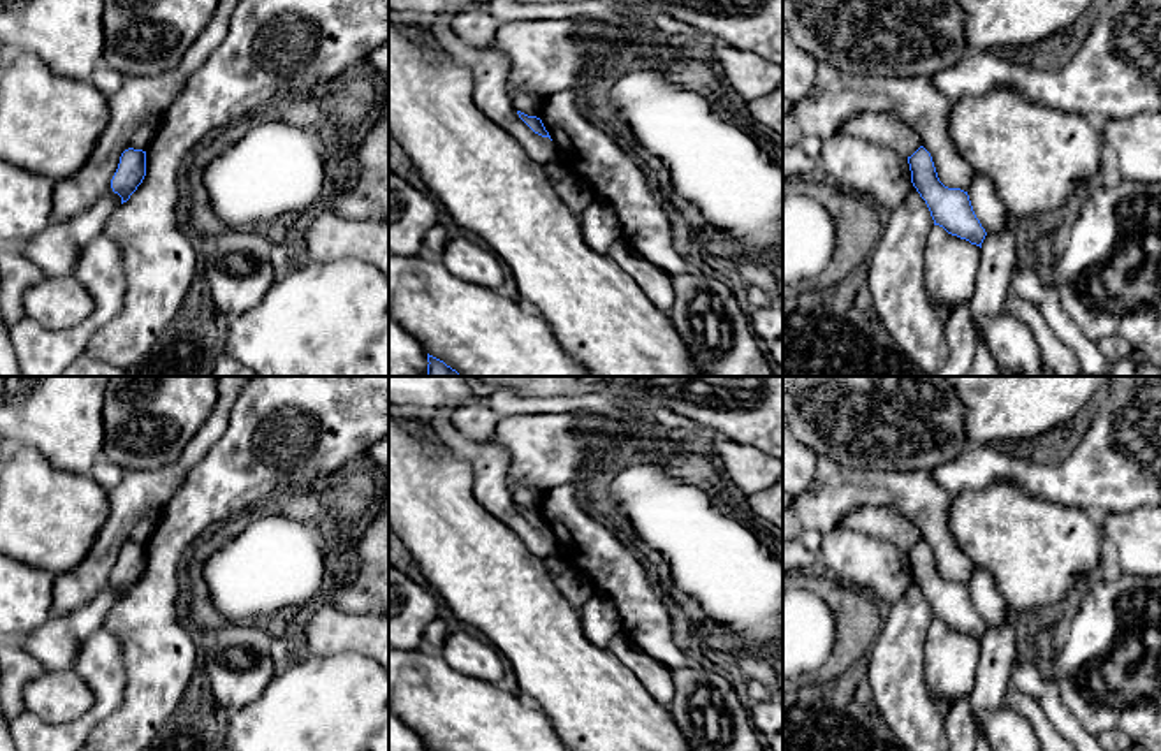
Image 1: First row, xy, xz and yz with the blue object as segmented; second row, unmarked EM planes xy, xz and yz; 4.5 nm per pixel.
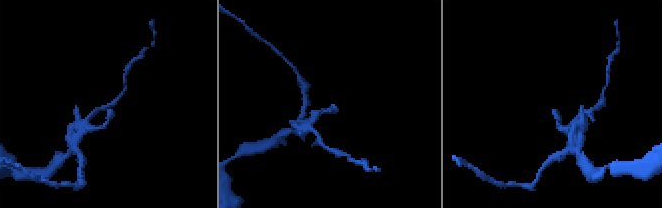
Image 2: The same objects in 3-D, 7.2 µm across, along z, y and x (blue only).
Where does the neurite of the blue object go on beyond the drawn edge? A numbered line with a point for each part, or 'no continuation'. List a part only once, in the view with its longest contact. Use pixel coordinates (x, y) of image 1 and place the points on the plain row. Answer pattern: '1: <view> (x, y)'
no continuation

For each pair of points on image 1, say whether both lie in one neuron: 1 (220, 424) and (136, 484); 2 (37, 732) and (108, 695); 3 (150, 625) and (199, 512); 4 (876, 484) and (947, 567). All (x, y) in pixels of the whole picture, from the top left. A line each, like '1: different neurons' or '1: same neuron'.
1: same neuron
2: same neuron
3: same neuron
4: same neuron

